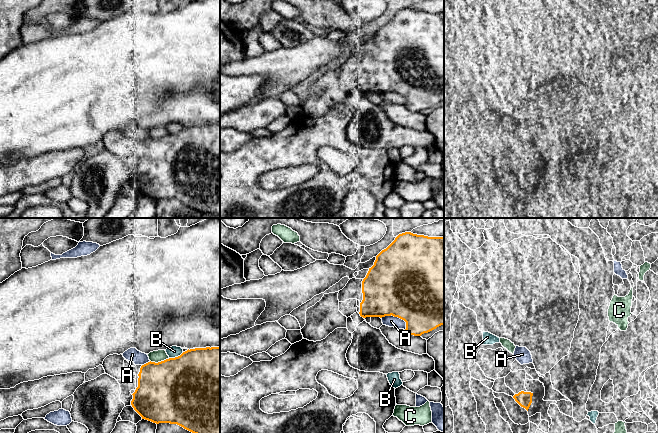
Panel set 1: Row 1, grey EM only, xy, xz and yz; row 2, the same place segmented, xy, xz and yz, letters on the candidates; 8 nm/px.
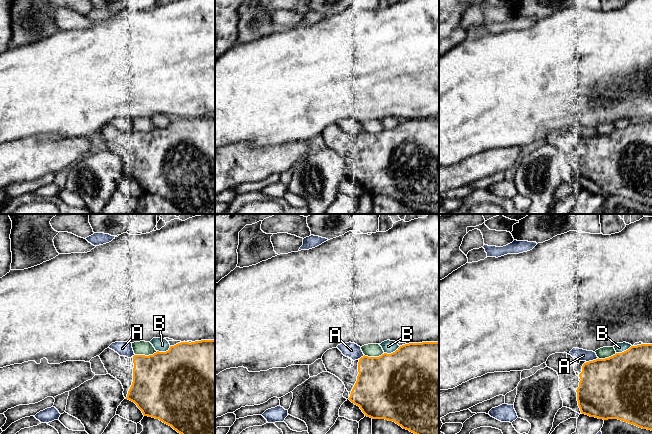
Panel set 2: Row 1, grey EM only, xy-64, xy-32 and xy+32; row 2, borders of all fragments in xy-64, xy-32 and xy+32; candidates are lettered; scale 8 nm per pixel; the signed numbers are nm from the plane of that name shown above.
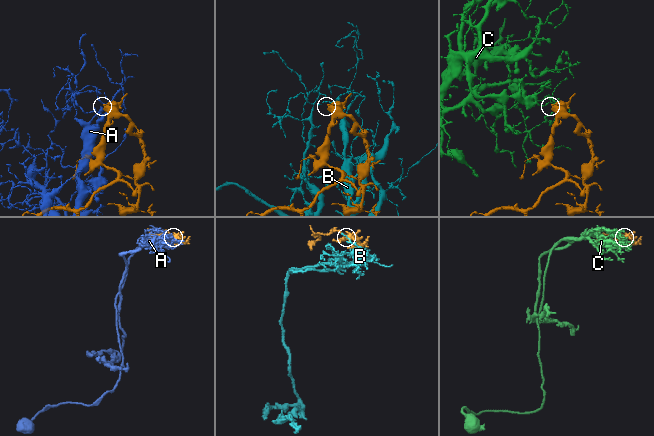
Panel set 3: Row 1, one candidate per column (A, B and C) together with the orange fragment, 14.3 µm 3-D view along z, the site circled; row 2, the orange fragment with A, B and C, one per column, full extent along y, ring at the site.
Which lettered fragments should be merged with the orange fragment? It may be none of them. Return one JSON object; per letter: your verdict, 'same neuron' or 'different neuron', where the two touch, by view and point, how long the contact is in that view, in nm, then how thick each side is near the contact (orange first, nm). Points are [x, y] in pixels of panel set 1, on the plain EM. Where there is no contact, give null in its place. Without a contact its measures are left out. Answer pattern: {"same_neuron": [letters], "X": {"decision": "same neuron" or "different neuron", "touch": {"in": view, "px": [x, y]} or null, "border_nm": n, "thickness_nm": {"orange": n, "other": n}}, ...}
{"same_neuron": [], "A": {"decision": "different neuron", "touch": {"in": "xz", "px": [396, 92]}, "border_nm": 220, "thickness_nm": {"orange": 500, "other": 90}}, "B": {"decision": "different neuron", "touch": {"in": "xy", "px": [176, 133]}, "border_nm": 130, "thickness_nm": {"orange": 500, "other": 90}}, "C": {"decision": "different neuron", "touch": {"in": "xy", "px": [159, 138]}, "border_nm": 160, "thickness_nm": {"orange": 500, "other": 100}}}

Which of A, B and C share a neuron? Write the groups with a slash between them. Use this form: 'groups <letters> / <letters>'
groups A / B / C

